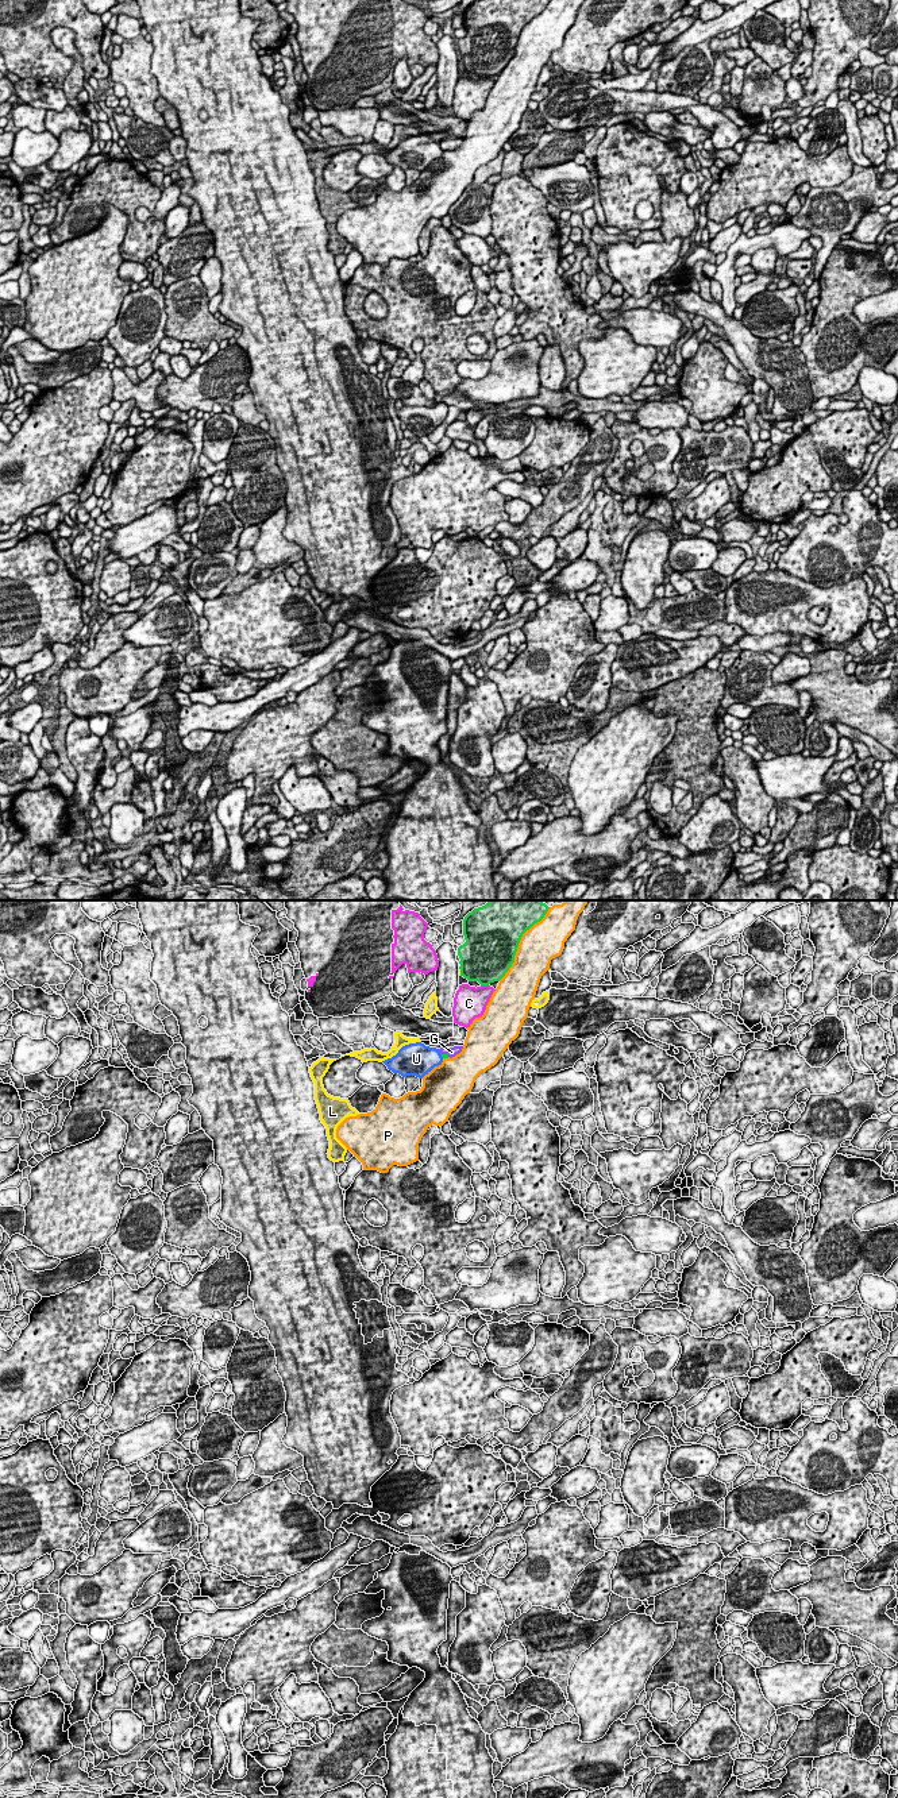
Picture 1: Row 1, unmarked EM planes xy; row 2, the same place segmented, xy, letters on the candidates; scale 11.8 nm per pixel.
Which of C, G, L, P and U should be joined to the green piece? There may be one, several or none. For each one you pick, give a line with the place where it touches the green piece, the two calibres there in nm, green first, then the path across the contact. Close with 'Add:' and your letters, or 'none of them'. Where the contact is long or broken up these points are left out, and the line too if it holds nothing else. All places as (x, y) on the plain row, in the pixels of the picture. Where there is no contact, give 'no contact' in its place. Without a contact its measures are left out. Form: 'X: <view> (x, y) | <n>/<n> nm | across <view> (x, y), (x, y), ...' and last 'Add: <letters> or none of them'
G: xy (446, 147) | 60/120 nm | across xy (444, 149), (446, 147), (451, 145)
Add: G

